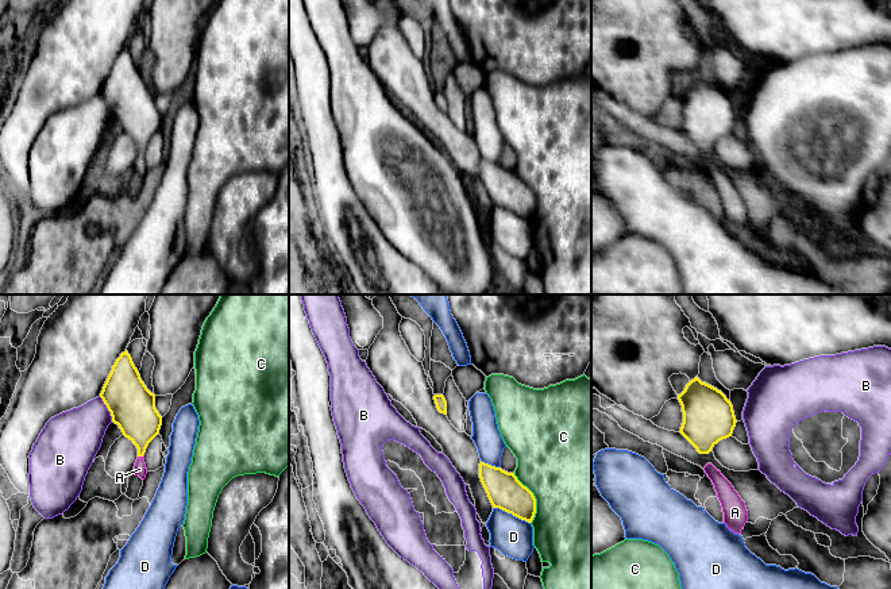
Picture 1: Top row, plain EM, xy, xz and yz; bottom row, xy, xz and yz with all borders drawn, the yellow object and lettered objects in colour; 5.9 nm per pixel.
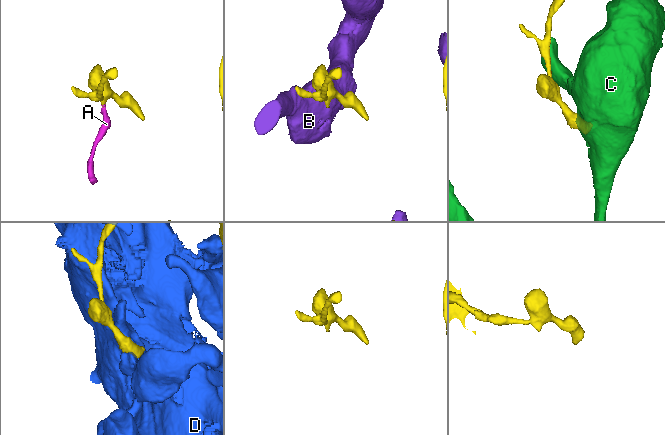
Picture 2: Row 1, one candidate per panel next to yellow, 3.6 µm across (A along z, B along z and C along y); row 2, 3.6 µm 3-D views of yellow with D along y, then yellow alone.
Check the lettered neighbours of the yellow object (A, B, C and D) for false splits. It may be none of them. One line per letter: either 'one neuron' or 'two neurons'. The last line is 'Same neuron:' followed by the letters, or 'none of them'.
A: one neuron
B: two neurons
C: two neurons
D: two neurons
Same neuron: A

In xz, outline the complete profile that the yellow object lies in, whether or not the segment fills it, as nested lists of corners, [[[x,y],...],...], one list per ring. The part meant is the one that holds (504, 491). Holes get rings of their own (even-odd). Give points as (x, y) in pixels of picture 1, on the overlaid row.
[[[481,461],[479,478],[493,508],[500,508],[513,516],[532,523],[536,513],[536,498],[514,473]]]

